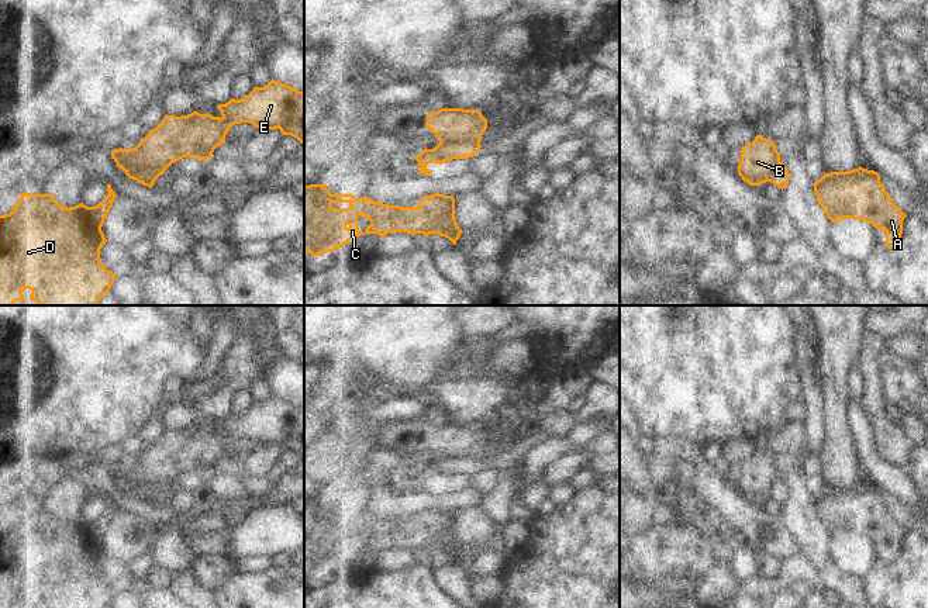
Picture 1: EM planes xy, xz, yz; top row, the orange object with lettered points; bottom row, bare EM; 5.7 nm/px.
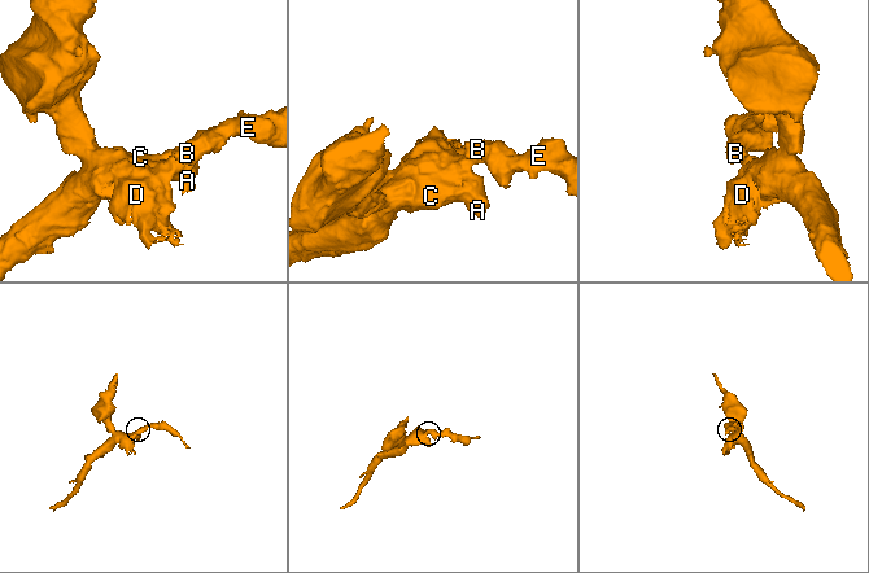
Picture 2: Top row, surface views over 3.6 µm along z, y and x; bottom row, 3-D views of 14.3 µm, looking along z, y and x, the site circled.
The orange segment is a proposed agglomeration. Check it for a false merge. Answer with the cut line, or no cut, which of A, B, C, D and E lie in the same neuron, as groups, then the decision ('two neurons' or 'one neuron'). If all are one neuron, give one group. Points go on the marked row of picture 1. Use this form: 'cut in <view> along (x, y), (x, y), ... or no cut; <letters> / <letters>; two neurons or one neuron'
cut in xz along (440, 141), (476, 142), (479, 145); A C D / B E; two neurons

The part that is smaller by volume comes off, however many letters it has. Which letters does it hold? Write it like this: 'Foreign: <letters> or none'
Foreign: B, E

